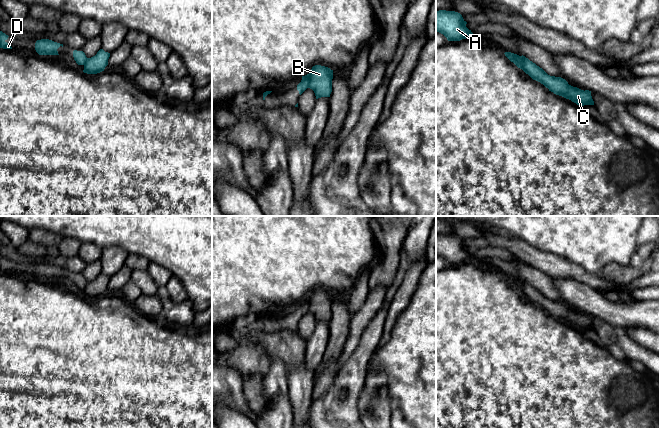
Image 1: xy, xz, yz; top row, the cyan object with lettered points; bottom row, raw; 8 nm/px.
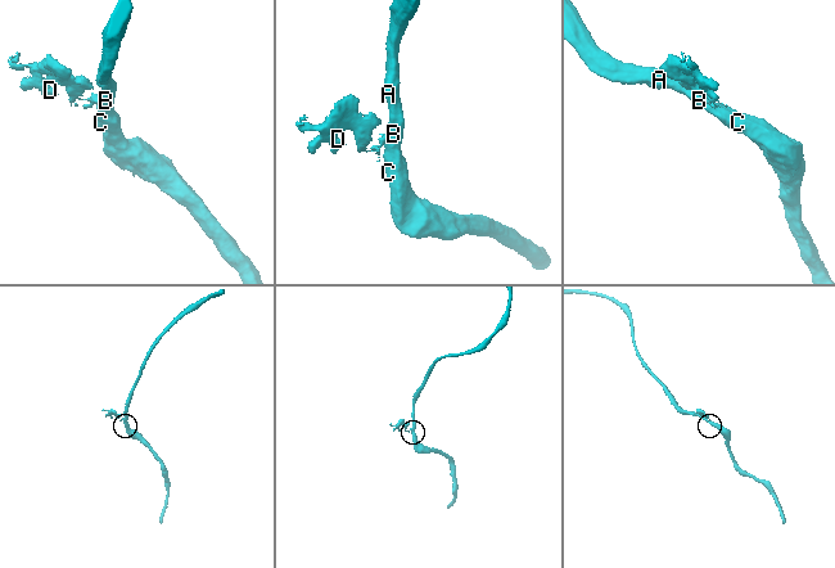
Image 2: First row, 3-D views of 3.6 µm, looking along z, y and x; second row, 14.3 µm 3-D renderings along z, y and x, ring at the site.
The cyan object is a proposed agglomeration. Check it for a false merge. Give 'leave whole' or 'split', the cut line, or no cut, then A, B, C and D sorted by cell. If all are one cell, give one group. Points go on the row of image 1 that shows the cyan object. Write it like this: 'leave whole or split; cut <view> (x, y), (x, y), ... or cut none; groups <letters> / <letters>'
split; cut xz (309, 74), (307, 87); groups A B C / D

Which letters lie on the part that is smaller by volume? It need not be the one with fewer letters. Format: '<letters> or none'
D

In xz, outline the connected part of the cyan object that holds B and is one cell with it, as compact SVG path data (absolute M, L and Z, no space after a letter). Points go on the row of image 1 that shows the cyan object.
M315 65L309 71L310 82L308 88L315 93L316 99L330 97L332 92L333 70L328 67Z

